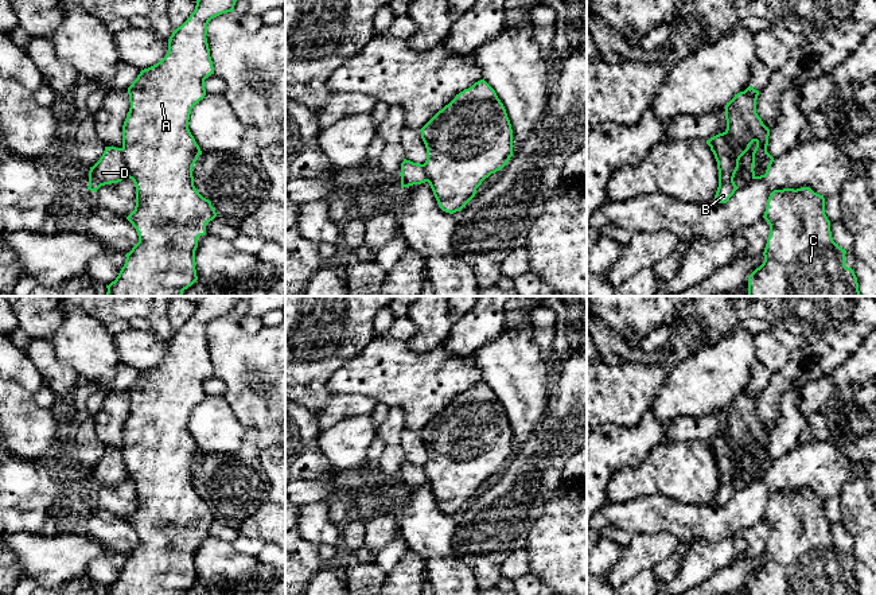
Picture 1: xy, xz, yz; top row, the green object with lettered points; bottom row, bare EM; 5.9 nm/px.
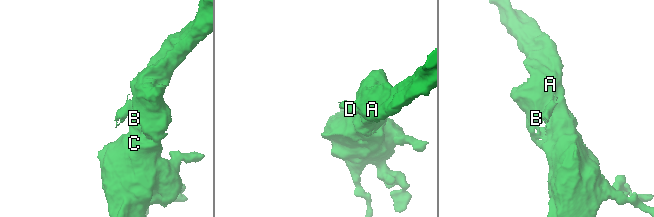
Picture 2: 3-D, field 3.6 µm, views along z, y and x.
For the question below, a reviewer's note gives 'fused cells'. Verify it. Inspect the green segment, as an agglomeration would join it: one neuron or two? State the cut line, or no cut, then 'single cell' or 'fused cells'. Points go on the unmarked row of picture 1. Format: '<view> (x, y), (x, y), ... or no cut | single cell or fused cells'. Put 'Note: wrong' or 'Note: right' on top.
Note: right
xy (121, 450), (128, 477) | fused cells

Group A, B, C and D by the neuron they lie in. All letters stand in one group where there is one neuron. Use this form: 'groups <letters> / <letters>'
groups A B C / D

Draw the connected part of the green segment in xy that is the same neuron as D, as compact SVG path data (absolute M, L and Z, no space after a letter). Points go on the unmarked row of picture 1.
M105 448L100 462L90 468L89 489L86 491L97 494L101 487L118 485L126 478L122 450Z

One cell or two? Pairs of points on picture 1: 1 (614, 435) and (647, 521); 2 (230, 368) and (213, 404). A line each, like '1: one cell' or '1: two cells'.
1: two cells
2: two cells

